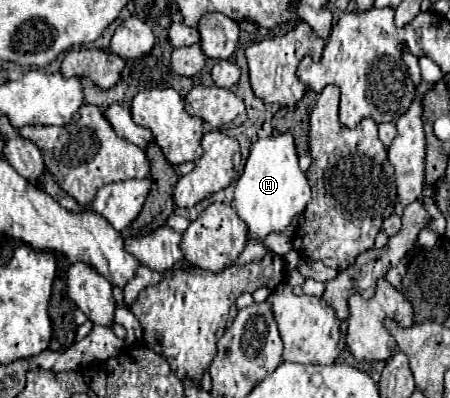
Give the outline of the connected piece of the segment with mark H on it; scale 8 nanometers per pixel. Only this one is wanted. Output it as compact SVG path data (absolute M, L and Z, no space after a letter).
M278 133L274 137L254 141L244 173L236 183L232 201L236 215L248 227L248 237L254 241L264 241L270 233L284 233L292 237L296 231L294 217L306 209L310 199L310 185L298 167L294 137L290 133Z

